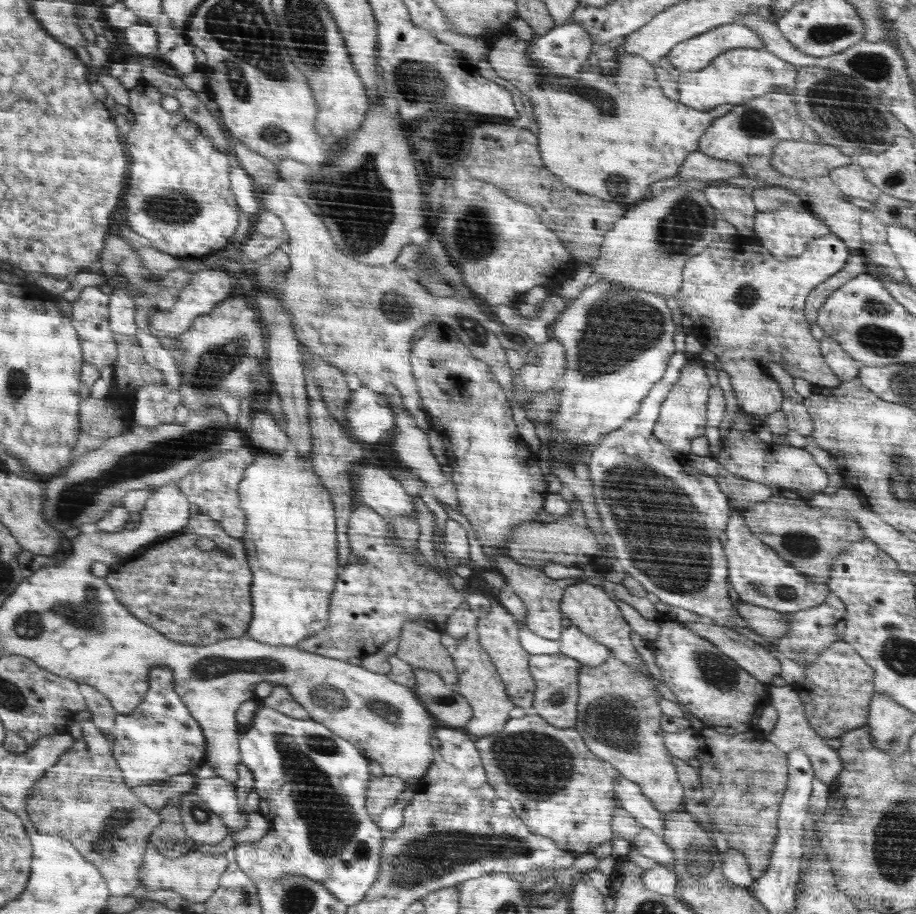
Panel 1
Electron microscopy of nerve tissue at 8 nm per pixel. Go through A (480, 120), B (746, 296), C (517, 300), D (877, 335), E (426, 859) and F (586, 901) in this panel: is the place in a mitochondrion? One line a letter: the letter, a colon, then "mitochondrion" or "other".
A: other
B: mitochondrion
C: other
D: mitochondrion
E: mitochondrion
F: other

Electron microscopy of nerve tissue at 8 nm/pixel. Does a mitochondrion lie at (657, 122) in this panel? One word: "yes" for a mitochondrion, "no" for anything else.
no

